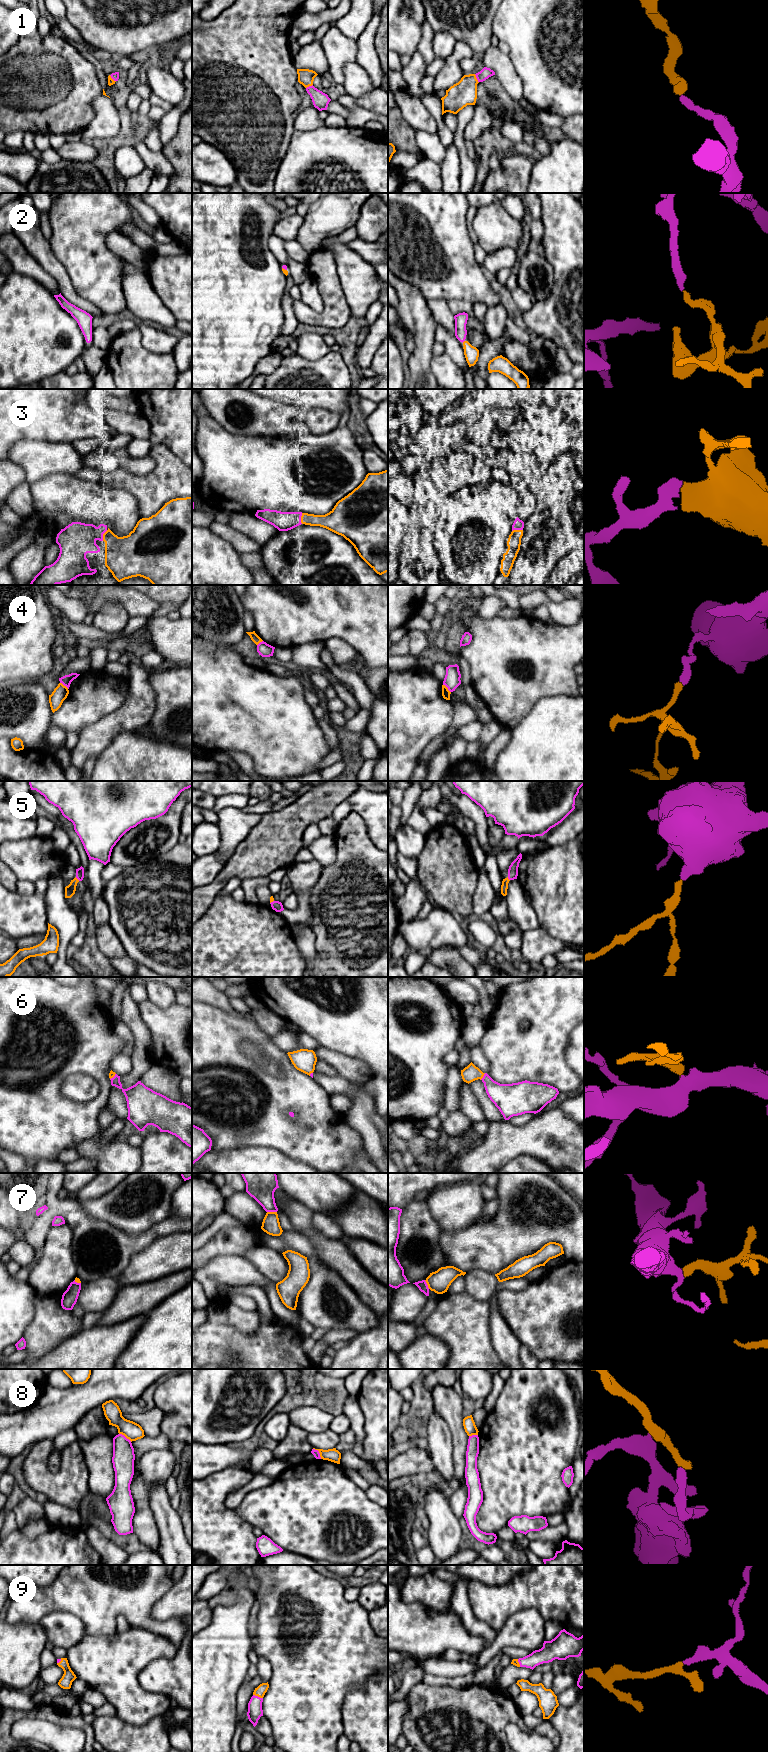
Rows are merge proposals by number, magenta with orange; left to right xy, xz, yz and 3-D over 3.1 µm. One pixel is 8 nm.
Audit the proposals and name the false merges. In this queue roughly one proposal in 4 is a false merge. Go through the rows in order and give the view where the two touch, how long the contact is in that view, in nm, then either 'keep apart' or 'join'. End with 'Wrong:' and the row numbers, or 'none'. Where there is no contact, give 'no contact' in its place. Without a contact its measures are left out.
1: contact in yz; length 80 nm; join
2: contact in yz; length 30 nm; join
3: contact in xy; length 100 nm; join
4: contact in yz; length 90 nm; keep apart
5: contact in xy; length 50 nm; join
6: contact in yz; length 70 nm; join
7: contact in xz; length 80 nm; keep apart
8: contact in xz; length 110 nm; keep apart
9: contact in xz; length 90 nm; join
Wrong: 4, 7, 8

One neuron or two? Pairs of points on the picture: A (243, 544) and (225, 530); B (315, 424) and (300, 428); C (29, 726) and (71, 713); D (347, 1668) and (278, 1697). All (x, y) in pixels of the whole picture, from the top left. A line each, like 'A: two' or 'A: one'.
A: one
B: two
C: two
D: one

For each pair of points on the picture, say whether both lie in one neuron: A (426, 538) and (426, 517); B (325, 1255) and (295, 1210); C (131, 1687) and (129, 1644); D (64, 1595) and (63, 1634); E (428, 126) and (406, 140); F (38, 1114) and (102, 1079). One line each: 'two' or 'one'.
A: two
B: one
C: one
D: two
E: two
F: one

